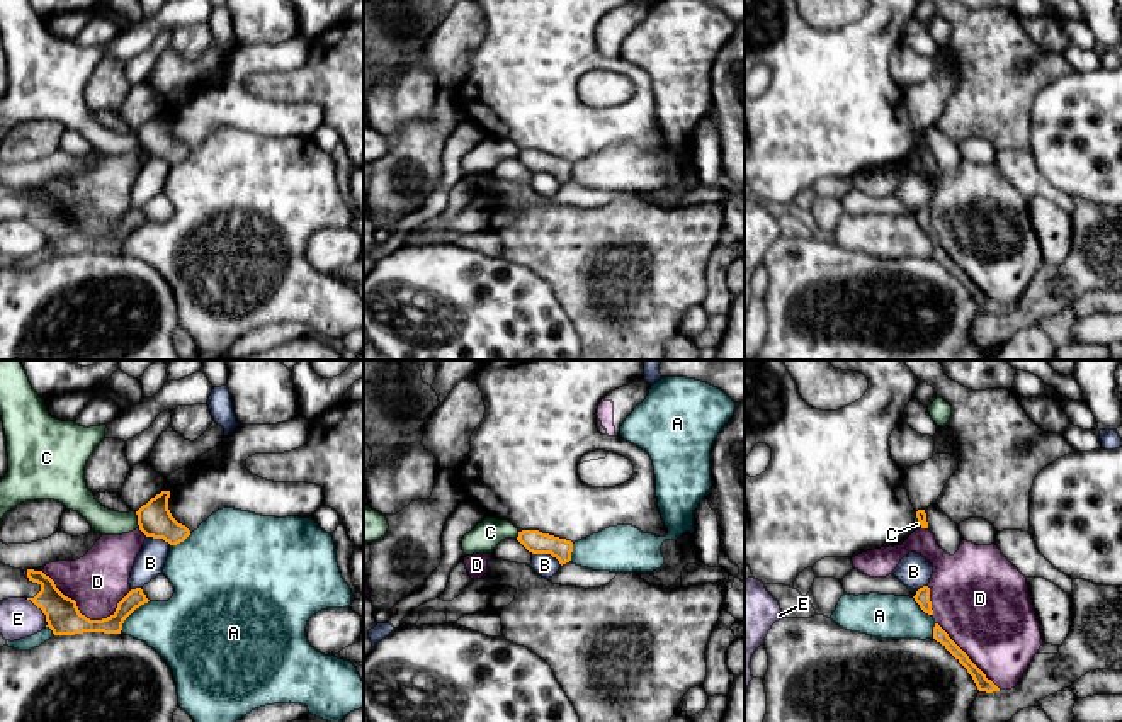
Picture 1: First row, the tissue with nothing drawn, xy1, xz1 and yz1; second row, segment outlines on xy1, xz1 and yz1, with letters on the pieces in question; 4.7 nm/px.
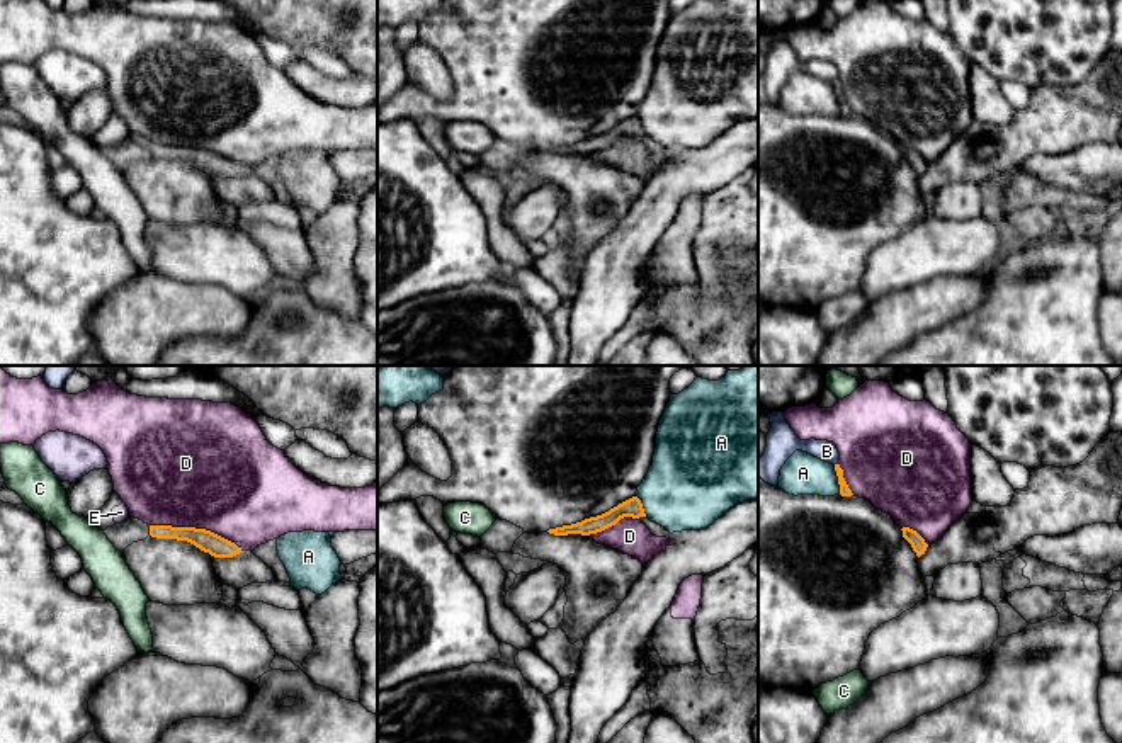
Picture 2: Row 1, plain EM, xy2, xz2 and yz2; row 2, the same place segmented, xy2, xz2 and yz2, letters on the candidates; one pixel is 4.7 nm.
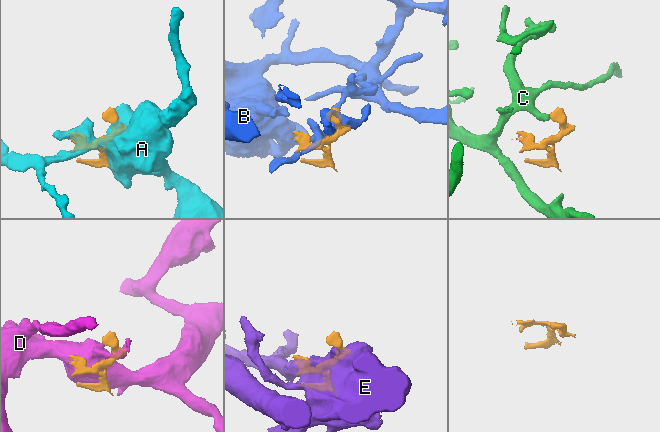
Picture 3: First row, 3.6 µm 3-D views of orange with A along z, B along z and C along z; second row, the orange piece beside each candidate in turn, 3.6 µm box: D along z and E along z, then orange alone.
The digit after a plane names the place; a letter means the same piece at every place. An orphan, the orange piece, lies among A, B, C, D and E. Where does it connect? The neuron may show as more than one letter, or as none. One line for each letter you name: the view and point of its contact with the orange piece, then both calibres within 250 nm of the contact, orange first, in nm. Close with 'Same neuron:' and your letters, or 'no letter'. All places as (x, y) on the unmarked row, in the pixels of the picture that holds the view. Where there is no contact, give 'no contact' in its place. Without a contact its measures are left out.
Same neuron: no letter

